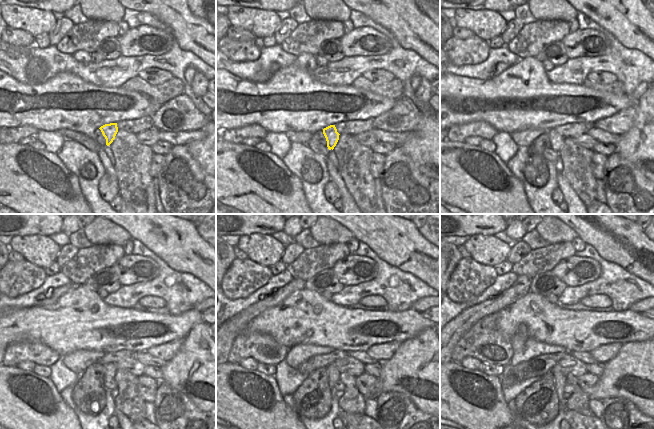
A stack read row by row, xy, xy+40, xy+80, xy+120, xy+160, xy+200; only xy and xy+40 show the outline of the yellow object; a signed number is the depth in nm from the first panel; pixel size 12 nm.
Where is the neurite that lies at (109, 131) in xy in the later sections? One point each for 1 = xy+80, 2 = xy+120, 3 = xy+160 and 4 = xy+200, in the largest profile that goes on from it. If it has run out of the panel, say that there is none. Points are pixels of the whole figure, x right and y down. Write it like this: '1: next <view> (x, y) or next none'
1: next xy+80 (556, 140)
2: next xy+120 (109, 370)
3: next xy+160 (332, 371)
4: next xy+200 (559, 378)

